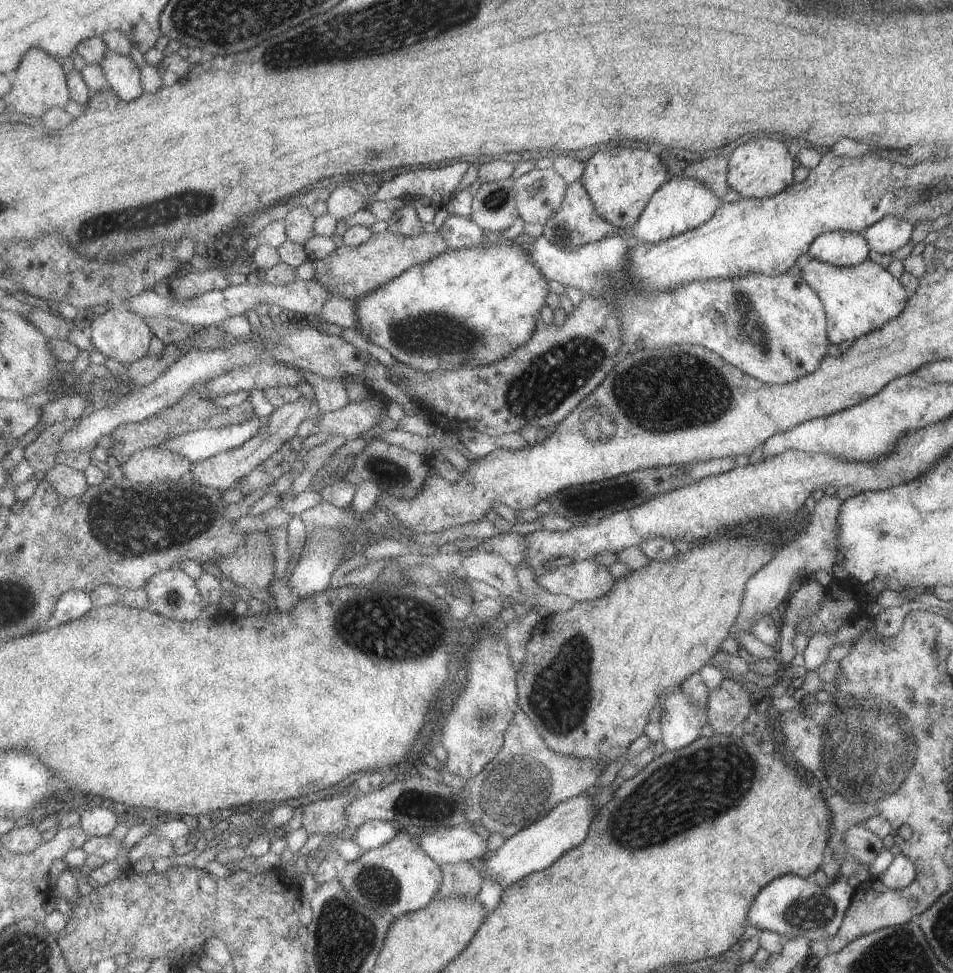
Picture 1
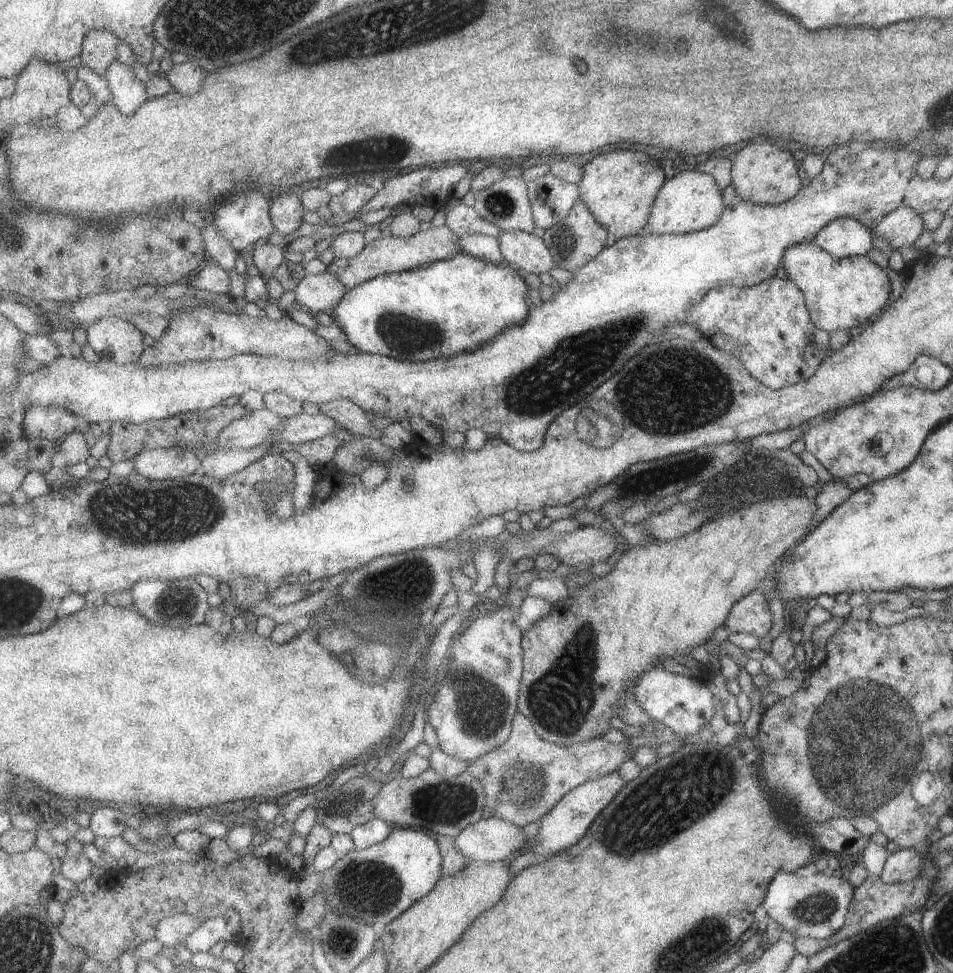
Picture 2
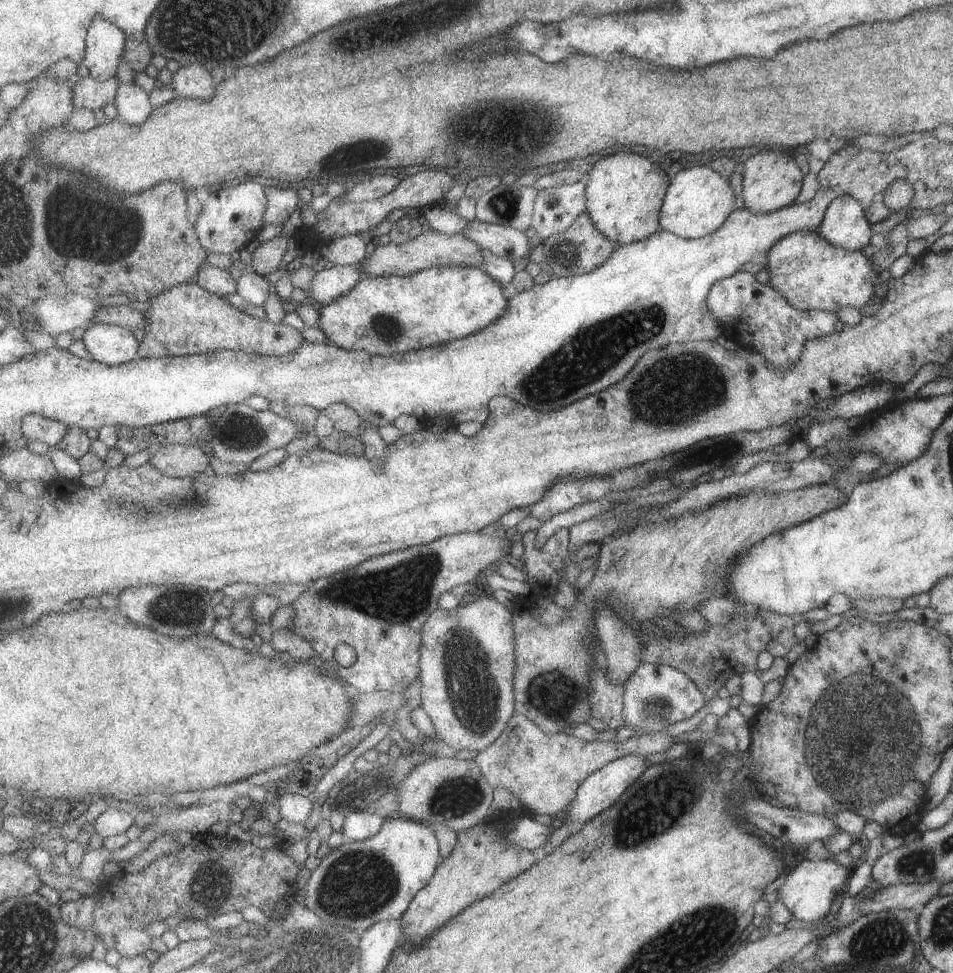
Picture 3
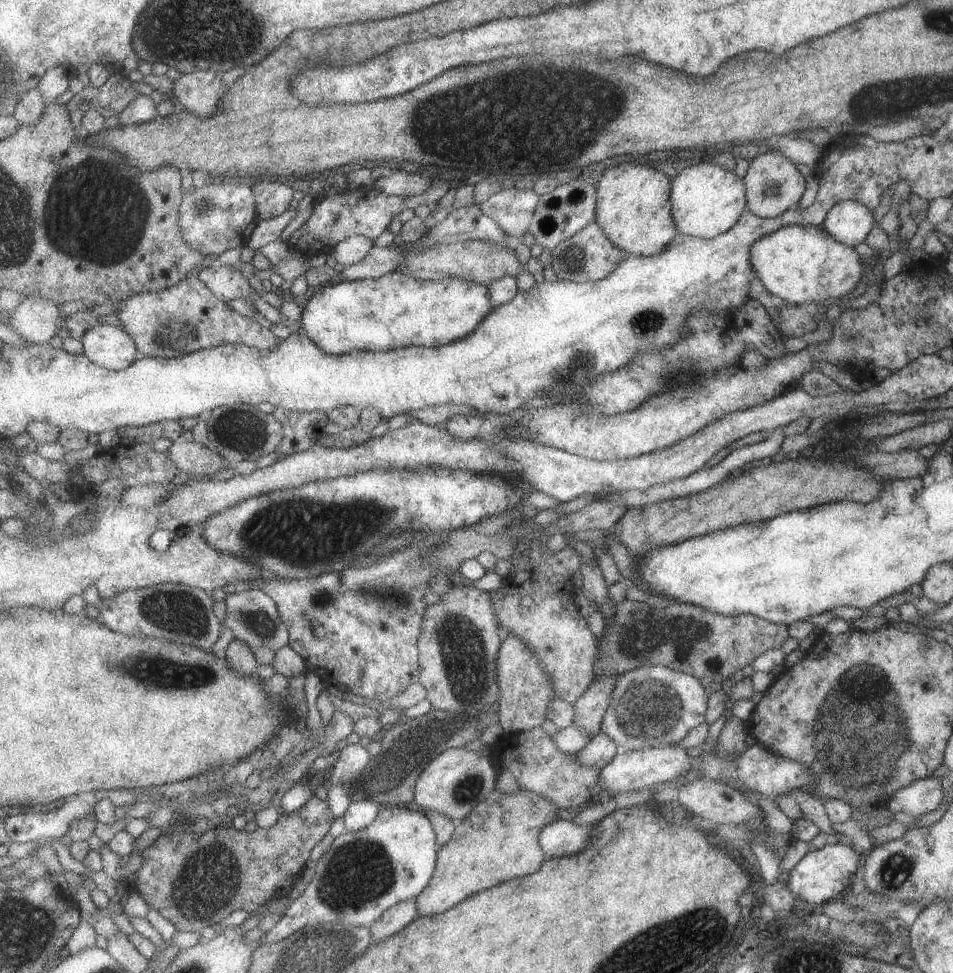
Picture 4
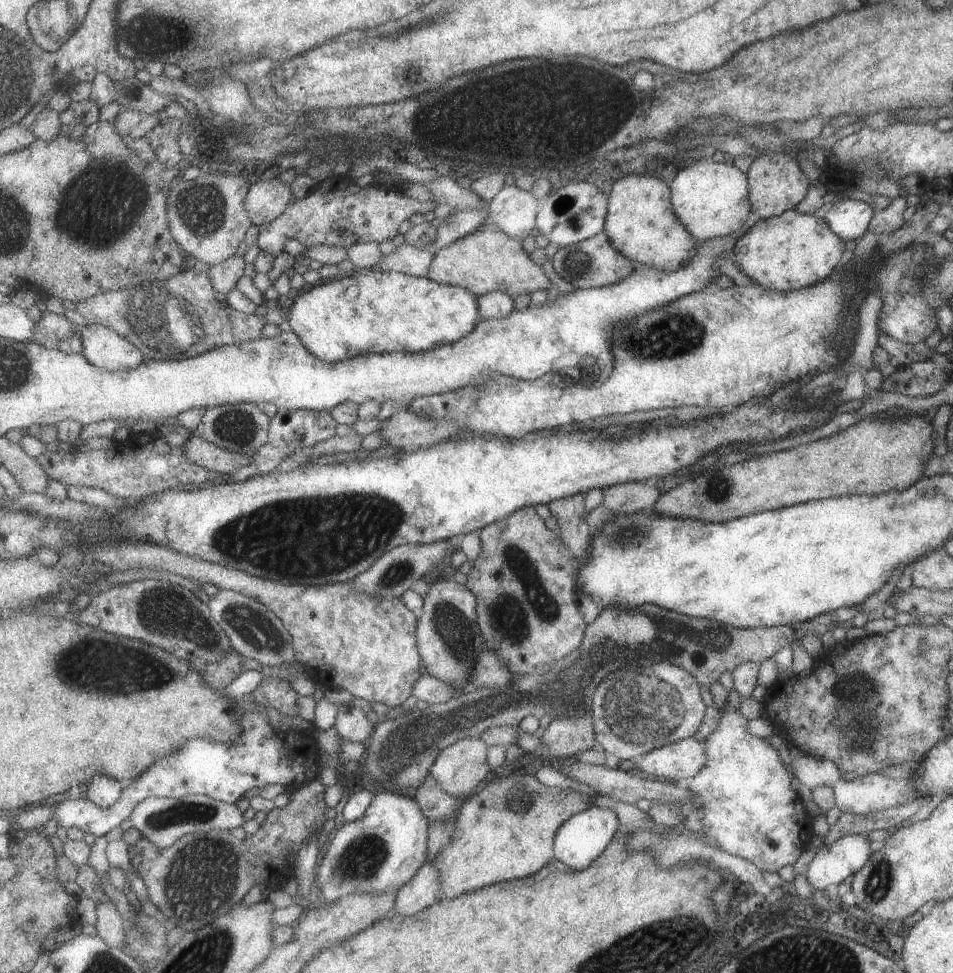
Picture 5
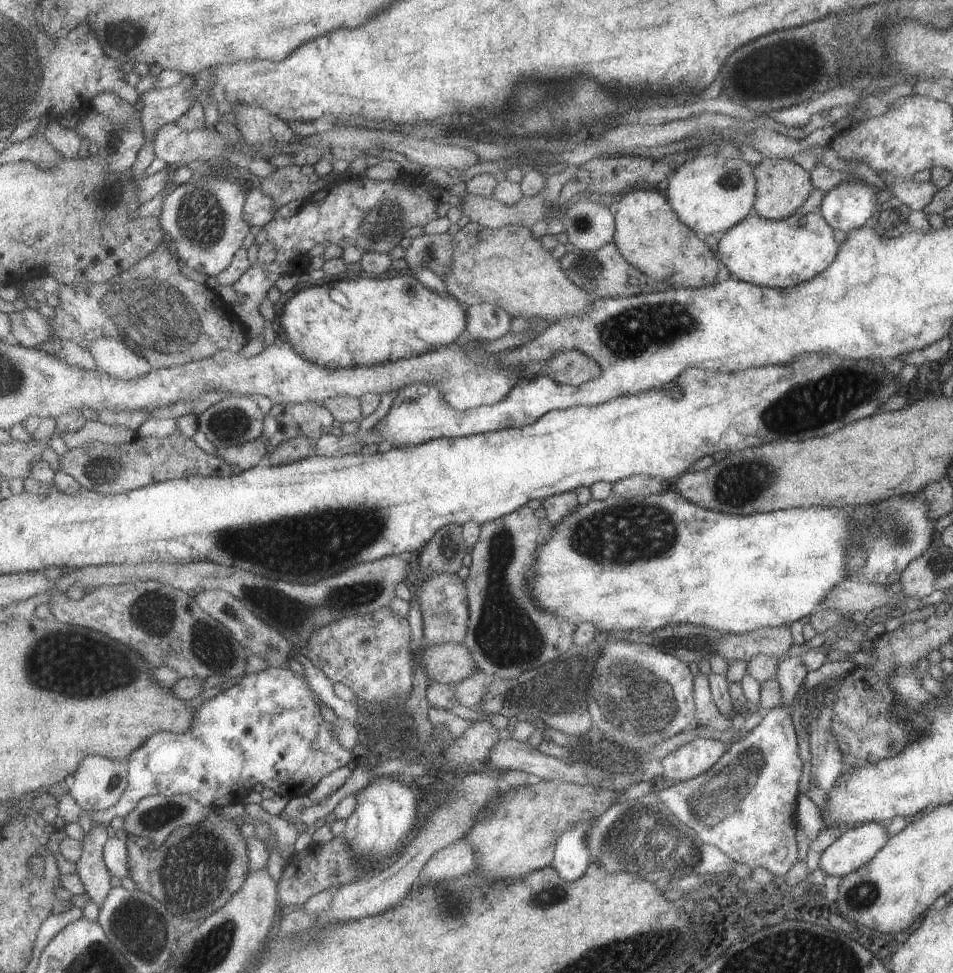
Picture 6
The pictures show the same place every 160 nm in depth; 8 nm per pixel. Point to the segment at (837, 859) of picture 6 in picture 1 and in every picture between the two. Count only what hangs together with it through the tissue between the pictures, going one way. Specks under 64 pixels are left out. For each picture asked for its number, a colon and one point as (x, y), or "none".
1: (790, 906)
2: (815, 906)
3: (807, 891)
4: (820, 875)
5: (831, 864)

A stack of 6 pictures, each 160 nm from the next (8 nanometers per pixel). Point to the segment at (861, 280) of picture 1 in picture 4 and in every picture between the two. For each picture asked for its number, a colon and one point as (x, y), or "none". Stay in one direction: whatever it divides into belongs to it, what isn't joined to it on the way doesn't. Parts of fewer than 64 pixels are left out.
2: (840, 294)
3: (810, 274)
4: (795, 264)

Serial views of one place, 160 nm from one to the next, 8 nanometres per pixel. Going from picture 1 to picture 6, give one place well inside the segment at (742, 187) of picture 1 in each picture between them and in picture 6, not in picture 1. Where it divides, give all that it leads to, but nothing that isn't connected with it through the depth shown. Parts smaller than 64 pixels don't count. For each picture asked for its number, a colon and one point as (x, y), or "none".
2: (765, 173)
3: (771, 180)
4: (772, 184)
5: (775, 183)
6: (782, 186)

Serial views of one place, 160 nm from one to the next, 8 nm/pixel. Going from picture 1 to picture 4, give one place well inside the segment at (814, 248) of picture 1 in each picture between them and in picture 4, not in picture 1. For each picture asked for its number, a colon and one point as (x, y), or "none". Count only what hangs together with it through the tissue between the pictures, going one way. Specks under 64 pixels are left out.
2: (842, 238)
3: (843, 225)
4: (848, 222)

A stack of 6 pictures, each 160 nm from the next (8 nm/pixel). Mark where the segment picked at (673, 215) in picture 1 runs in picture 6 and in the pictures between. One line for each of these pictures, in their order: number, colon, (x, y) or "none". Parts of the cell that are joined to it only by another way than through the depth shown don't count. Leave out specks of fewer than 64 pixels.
2: (690, 201)
3: (697, 201)
4: (705, 200)
5: (710, 199)
6: (709, 194)

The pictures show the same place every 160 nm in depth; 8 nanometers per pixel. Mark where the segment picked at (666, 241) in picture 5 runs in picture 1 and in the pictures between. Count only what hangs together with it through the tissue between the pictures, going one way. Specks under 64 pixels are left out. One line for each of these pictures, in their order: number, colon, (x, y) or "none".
1: (619, 180)
2: (619, 187)
3: (624, 194)
4: (632, 208)

